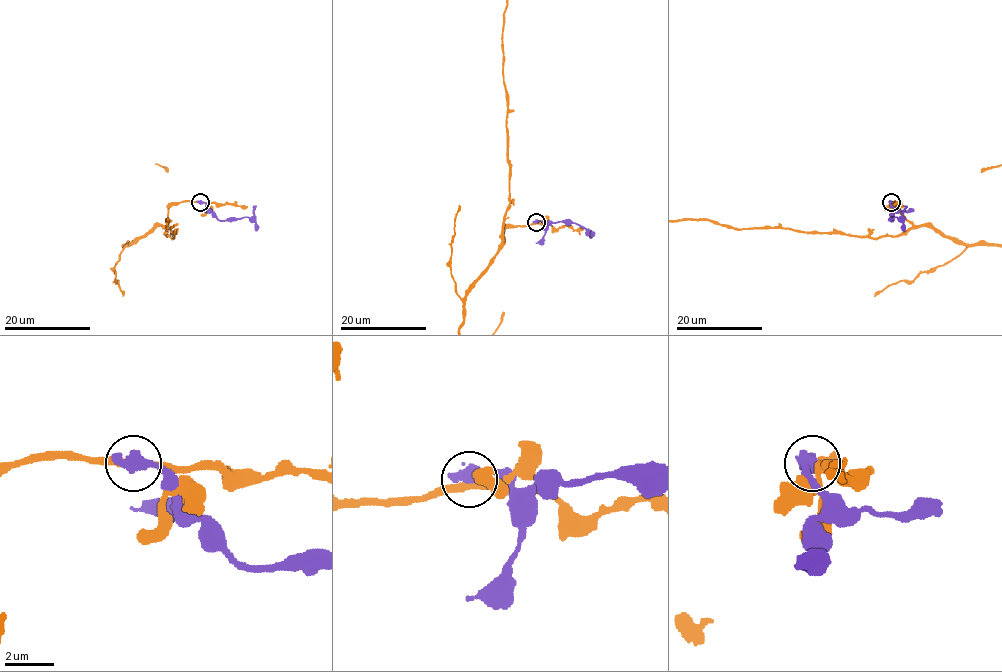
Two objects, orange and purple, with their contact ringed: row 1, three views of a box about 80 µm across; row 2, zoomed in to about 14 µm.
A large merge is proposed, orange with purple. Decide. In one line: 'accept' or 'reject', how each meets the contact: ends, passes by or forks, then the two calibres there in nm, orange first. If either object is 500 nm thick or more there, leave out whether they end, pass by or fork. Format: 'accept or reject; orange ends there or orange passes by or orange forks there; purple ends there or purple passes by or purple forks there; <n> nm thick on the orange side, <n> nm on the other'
reject; 280 nm thick on the orange side, 600 nm on the other

